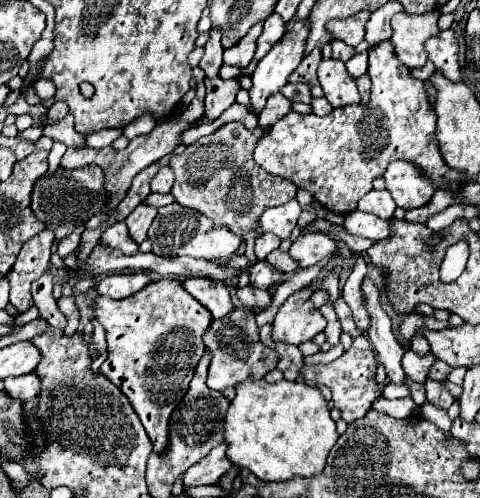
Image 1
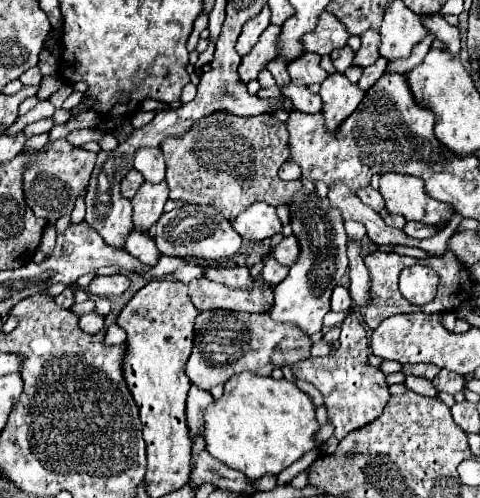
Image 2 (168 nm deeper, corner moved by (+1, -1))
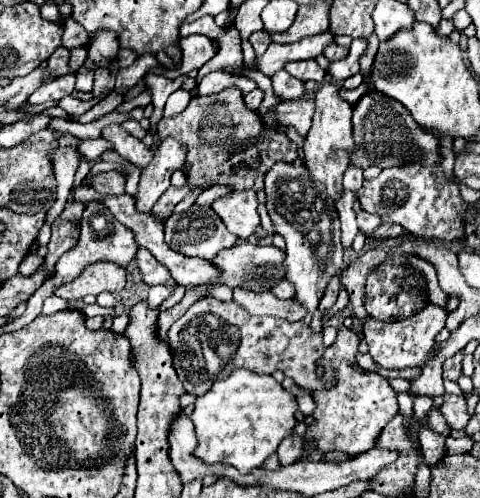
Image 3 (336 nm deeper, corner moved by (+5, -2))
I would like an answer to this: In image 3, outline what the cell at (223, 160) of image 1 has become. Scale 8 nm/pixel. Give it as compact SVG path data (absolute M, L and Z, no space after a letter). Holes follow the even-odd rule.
M226 88L220 94L192 98L182 114L162 118L158 122L158 138L176 138L186 148L186 164L190 164L190 172L186 172L188 184L180 188L170 186L152 208L152 212L164 218L168 218L174 206L194 188L204 188L204 184L230 186L232 192L262 190L262 180L274 162L294 162L298 156L296 144L284 132L268 126L256 112L246 108L238 88ZM244 144L248 146L240 150ZM230 148L238 148L238 152L230 152Z

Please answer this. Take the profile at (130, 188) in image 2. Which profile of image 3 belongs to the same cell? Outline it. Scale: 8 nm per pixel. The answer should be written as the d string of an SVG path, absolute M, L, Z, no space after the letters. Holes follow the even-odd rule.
M118 170L112 172L104 172L104 174L96 174L92 178L92 186L100 192L100 194L112 194L112 196L120 196L124 194L124 184L126 184L126 176Z

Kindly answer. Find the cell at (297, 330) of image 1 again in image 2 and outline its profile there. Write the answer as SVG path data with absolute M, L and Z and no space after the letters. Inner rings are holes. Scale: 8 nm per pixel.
M302 187L286 205L290 209L290 225L294 235L298 237L300 243L300 253L294 265L290 265L288 277L274 287L274 307L270 311L270 317L274 321L282 323L296 323L306 331L308 335L314 335L316 331L322 329L322 317L330 311L330 295L336 283L340 283L342 275L348 269L348 259L346 259L346 231L344 231L344 219L342 213L336 207L330 207L328 197L320 199L316 191L308 191Z

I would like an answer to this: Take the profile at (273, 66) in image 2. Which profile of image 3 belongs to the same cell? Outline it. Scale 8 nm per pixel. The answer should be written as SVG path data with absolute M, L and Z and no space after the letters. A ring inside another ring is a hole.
M265 30L260 32L255 32L248 39L257 56L261 56L267 49L268 45L271 43L270 36Z

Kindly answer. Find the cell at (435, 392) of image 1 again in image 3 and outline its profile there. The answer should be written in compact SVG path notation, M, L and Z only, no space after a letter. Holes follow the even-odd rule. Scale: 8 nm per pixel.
M458 352L458 354L454 354L450 360L446 360L444 362L444 378L446 380L452 380L452 382L458 382L458 378L462 376L462 352Z

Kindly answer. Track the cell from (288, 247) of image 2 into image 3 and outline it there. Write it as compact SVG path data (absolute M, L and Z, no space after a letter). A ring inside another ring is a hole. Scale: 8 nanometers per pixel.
M238 242L236 246L218 252L212 264L216 264L216 268L220 270L220 280L218 280L220 284L226 284L230 288L244 286L254 292L268 292L276 284L276 280L280 280L286 274L282 260L284 260L284 250L276 246L254 246L248 242Z

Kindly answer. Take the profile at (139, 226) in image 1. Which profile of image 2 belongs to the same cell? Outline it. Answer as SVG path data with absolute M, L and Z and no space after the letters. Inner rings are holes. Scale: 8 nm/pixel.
M144 181L138 189L138 193L132 199L132 221L138 231L150 229L162 215L164 203L168 201L168 185L166 181L162 183L148 183Z

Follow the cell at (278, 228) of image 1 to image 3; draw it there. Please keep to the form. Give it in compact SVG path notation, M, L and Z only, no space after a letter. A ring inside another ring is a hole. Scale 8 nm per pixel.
M256 192L226 194L214 200L212 208L222 218L226 228L242 240L246 240L260 226Z

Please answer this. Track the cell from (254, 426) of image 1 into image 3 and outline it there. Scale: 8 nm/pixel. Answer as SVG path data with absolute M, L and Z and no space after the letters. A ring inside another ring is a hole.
M236 368L226 380L214 382L212 388L196 400L192 422L198 438L194 454L206 464L224 462L246 474L260 468L278 444L288 438L296 426L296 398L282 388L268 374L254 374L244 368Z

